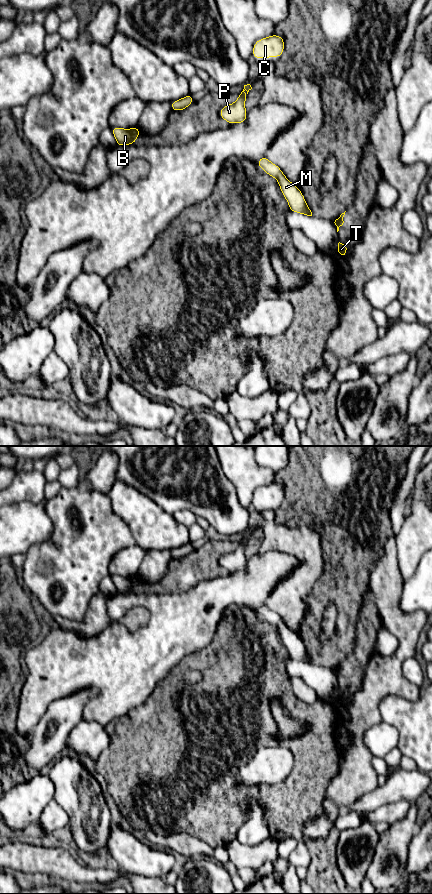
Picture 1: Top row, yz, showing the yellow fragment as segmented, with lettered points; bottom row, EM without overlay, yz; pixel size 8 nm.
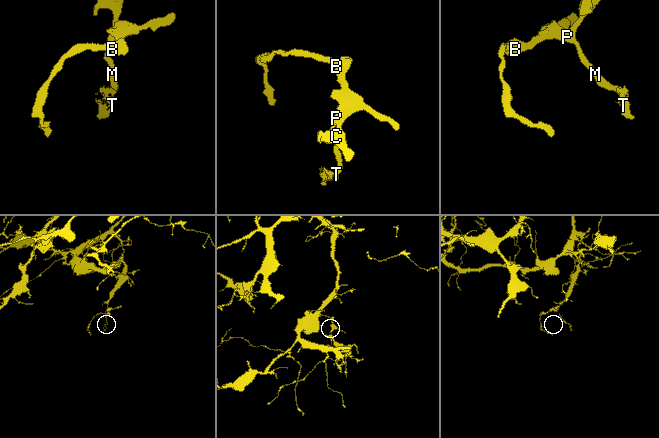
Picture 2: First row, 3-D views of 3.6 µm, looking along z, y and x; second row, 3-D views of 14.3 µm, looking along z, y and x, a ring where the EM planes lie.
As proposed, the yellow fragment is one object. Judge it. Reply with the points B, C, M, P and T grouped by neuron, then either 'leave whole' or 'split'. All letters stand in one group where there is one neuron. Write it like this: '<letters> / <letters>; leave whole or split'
B C M P / T; split

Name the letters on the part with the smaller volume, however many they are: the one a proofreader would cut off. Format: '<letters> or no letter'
T

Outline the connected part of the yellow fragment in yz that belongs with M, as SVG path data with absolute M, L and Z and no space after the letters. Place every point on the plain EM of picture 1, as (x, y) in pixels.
M263 604L258 608L257 613L268 623L277 627L280 638L289 652L290 659L312 664L312 660L306 652L302 640L286 626L276 612L273 612L266 604Z

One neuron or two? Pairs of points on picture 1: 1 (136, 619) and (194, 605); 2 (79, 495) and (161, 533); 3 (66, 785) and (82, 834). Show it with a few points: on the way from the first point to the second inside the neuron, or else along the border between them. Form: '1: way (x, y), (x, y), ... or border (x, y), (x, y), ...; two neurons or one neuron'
1: border (143, 606), (149, 612), (149, 621), (132, 632); two neurons
2: border (107, 495), (113, 511), (129, 529); two neurons
3: way (78, 797), (80, 799), (80, 822); one neuron

